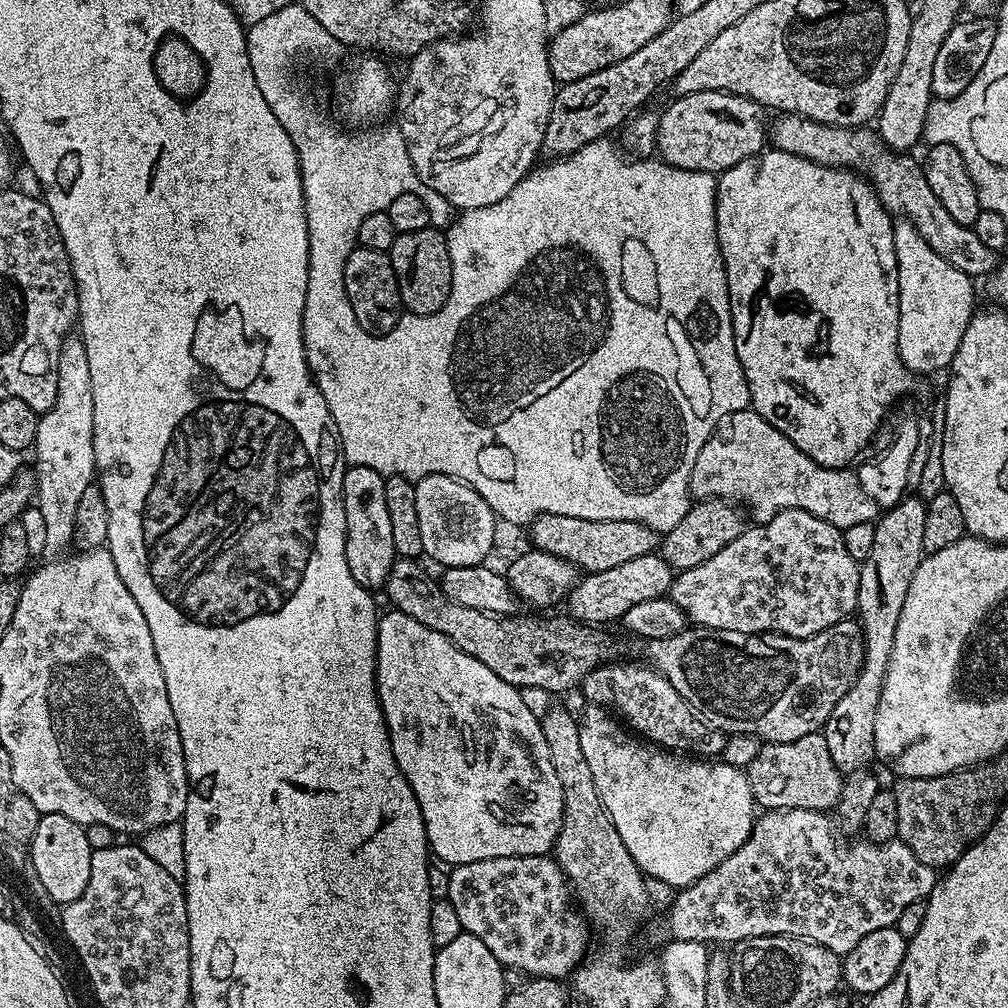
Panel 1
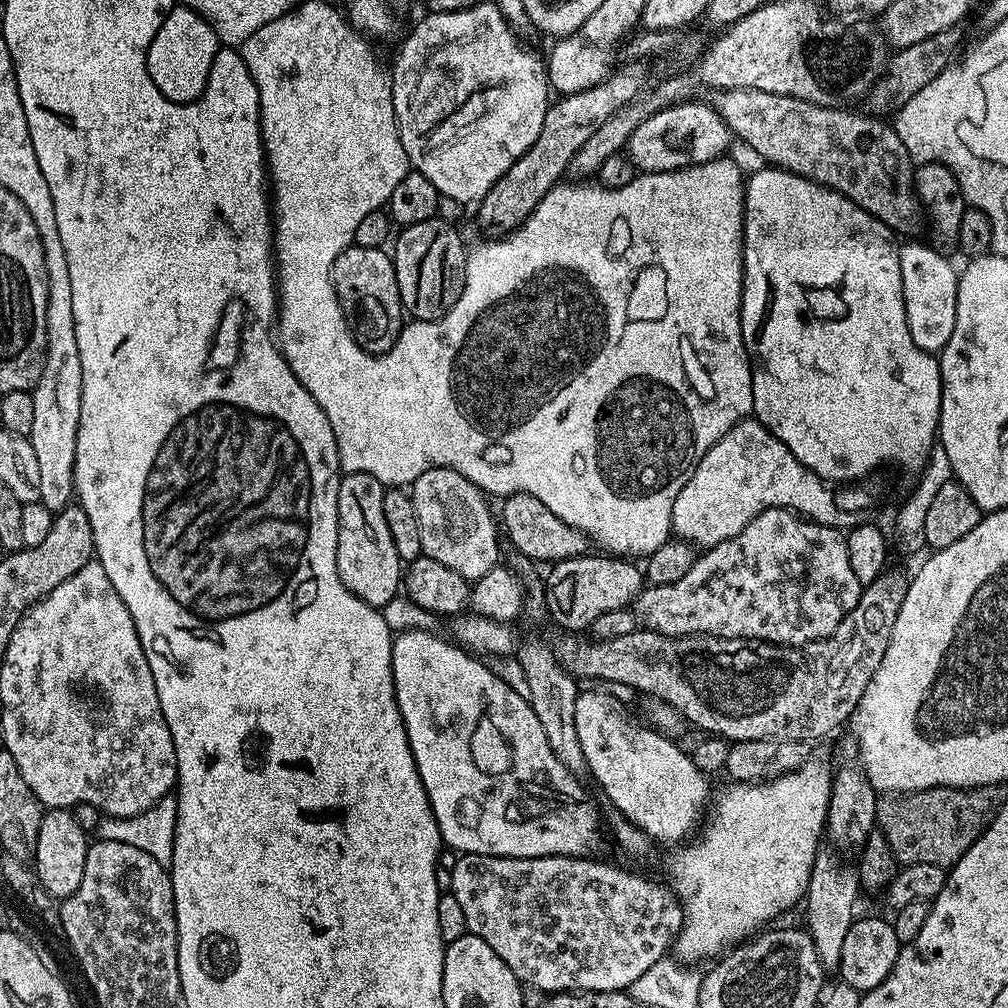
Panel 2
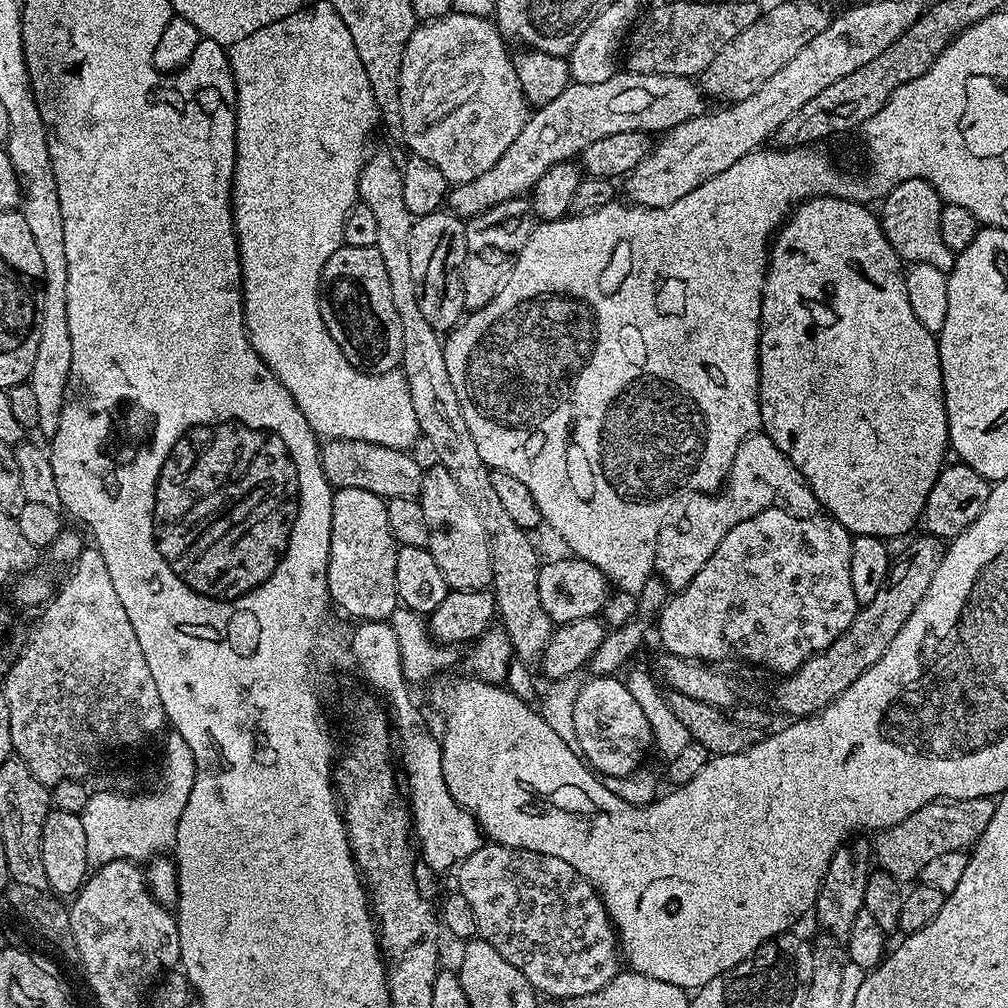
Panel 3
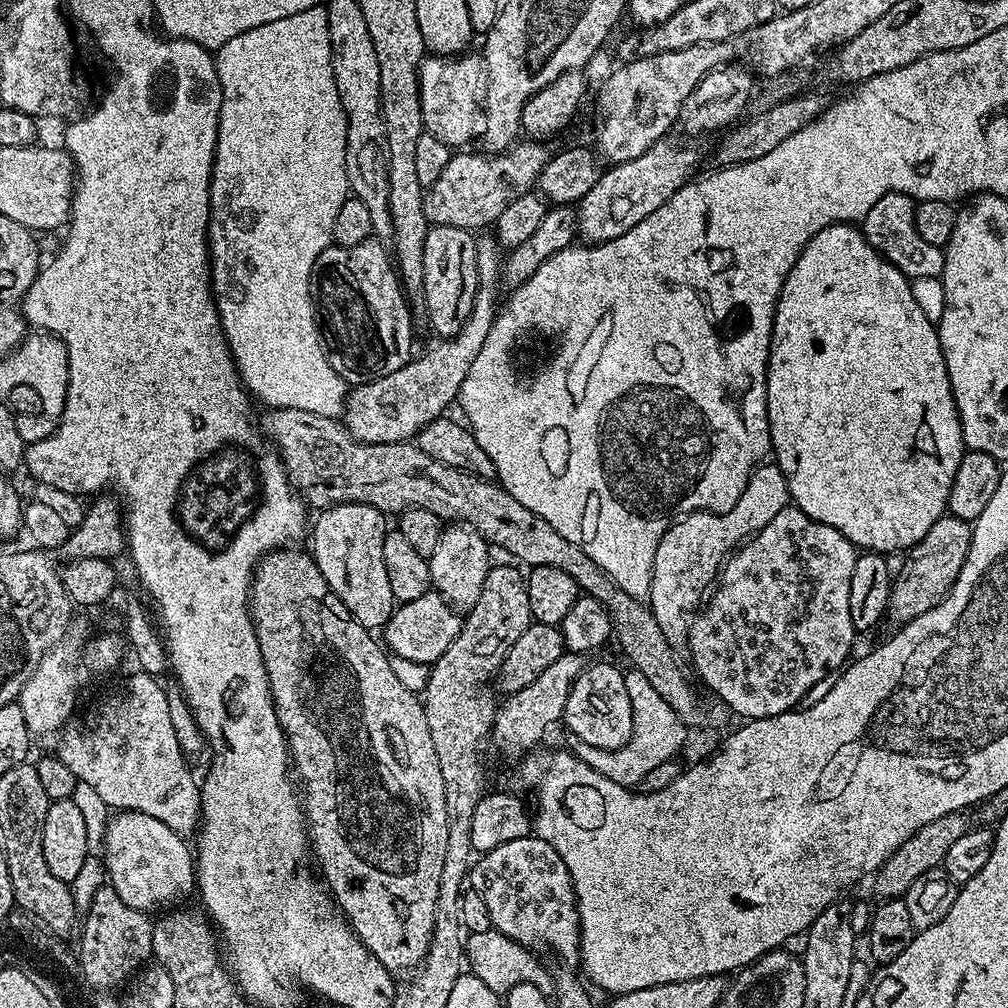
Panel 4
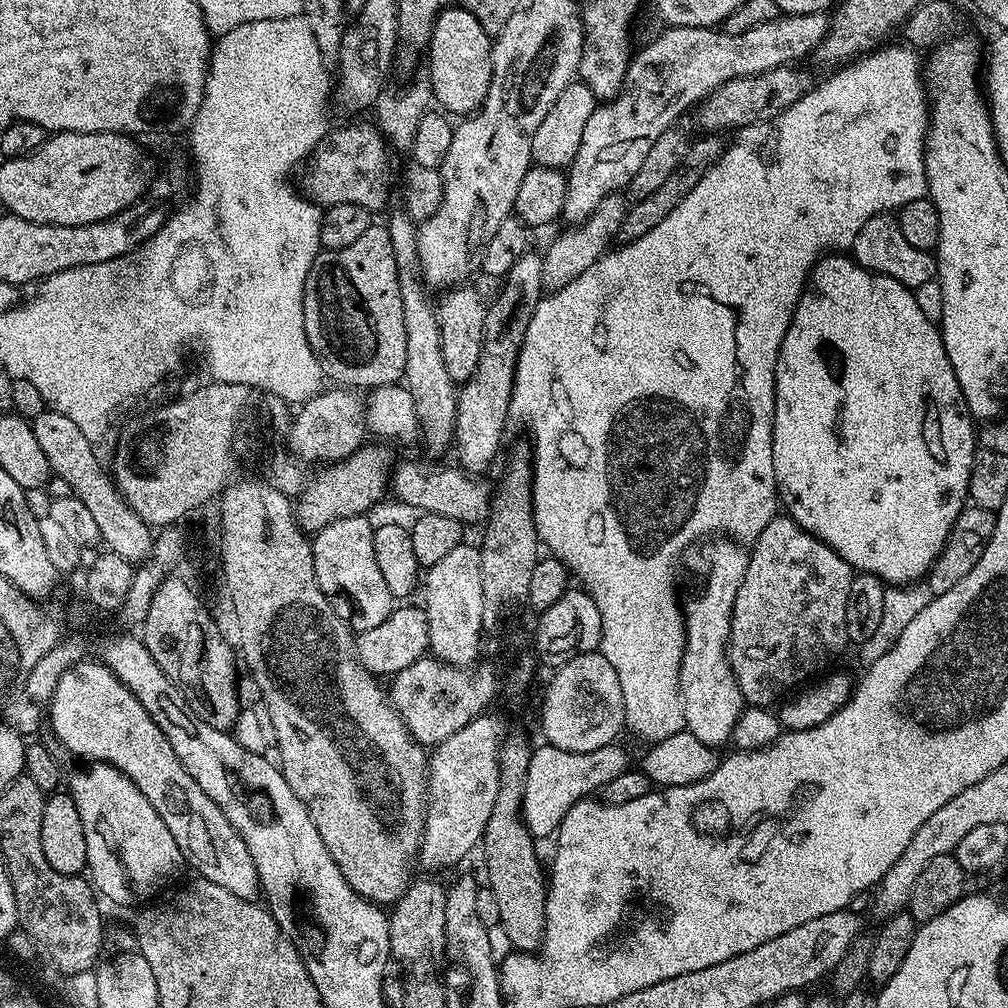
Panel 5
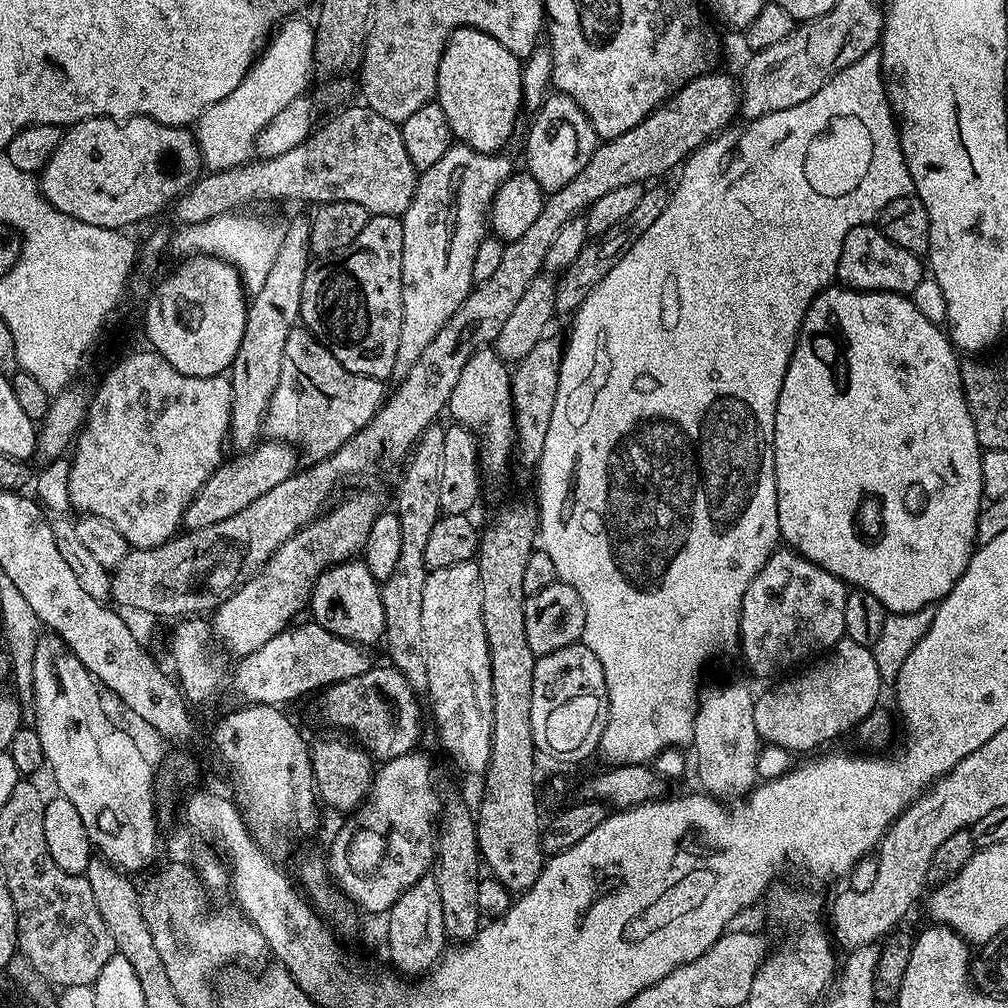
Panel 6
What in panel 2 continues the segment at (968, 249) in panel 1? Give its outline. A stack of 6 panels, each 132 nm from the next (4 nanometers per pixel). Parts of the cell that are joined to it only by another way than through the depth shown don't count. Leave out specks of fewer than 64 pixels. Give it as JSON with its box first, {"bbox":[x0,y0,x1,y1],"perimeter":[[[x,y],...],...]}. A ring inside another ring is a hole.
{"bbox":[710,88,922,234],"perimeter":[[[722,88],[713,91],[711,96],[710,103],[712,107],[715,108],[716,113],[727,122],[728,128],[731,129],[733,137],[735,137],[739,143],[741,140],[742,143],[749,144],[749,146],[752,147],[762,159],[764,159],[761,161],[763,161],[765,165],[782,168],[786,172],[793,172],[802,178],[812,180],[816,184],[826,186],[838,194],[850,198],[850,202],[862,206],[862,210],[866,210],[866,214],[878,218],[878,222],[885,224],[893,234],[901,234],[900,232],[916,232],[919,230],[920,220],[922,224],[922,209],[920,206],[920,199],[916,196],[916,187],[914,186],[914,178],[916,177],[914,161],[912,156],[906,150],[906,146],[902,146],[902,138],[898,138],[895,127],[893,127],[891,123],[885,122],[883,119],[877,118],[871,114],[865,114],[863,111],[861,111],[862,113],[852,112],[856,110],[849,110],[844,106],[827,108],[821,104],[799,100],[793,96],[766,94],[766,90],[754,90],[753,88],[750,90],[726,90],[725,88]]]}

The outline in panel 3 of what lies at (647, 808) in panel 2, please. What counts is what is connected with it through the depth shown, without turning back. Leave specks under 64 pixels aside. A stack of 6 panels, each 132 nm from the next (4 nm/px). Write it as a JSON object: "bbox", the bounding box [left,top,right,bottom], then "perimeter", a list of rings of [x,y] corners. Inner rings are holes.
{"bbox":[574,675,653,778],"perimeter":[[[619,675],[586,680],[574,702],[574,731],[583,759],[604,778],[629,777],[645,763],[644,755],[653,747],[651,726]]]}

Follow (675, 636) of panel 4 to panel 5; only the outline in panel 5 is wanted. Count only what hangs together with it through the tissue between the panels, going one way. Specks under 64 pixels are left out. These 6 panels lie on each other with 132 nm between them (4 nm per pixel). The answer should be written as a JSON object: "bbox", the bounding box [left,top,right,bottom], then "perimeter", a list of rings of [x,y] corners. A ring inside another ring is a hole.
{"bbox":[680,538,749,749],"perimeter":[[[712,538],[699,545],[700,557],[696,564],[700,568],[708,568],[704,572],[704,585],[697,596],[692,596],[683,605],[684,610],[684,653],[680,663],[680,701],[684,707],[684,726],[686,731],[694,734],[698,742],[719,749],[720,744],[728,744],[739,716],[744,712],[746,701],[742,690],[738,690],[738,682],[734,678],[734,670],[728,661],[728,639],[732,629],[734,614],[734,598],[738,598],[738,590],[742,590],[742,578],[746,578],[749,549],[731,538]]]}

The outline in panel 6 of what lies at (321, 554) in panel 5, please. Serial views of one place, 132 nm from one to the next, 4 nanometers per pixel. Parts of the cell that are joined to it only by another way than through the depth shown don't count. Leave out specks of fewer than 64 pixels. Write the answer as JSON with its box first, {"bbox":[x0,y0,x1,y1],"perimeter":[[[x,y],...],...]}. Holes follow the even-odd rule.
{"bbox":[310,562,384,646],"perimeter":[[[345,562],[328,568],[316,580],[310,597],[311,619],[330,634],[352,644],[369,646],[381,643],[384,634],[384,610],[380,597],[381,585],[363,562]]]}

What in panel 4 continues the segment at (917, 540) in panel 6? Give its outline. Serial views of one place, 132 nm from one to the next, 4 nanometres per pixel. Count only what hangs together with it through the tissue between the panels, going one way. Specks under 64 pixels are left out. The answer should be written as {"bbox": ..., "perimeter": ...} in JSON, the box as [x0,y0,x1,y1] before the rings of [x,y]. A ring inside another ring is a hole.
{"bbox":[768,223,966,554],"perimeter":[[[855,223],[831,224],[826,226],[826,230],[818,230],[818,234],[814,234],[814,238],[810,238],[810,242],[806,242],[802,254],[798,254],[798,262],[794,262],[794,266],[782,286],[780,295],[776,297],[776,313],[772,323],[772,345],[768,351],[768,429],[772,439],[770,452],[774,457],[774,463],[783,470],[784,476],[788,479],[788,494],[791,503],[795,507],[802,509],[810,518],[814,518],[823,524],[834,526],[834,530],[841,532],[851,544],[856,545],[857,549],[881,554],[910,549],[919,540],[926,538],[926,530],[930,530],[930,526],[934,526],[934,522],[938,522],[938,518],[948,512],[950,488],[954,486],[954,474],[958,474],[958,462],[962,462],[966,445],[962,434],[962,426],[960,425],[960,415],[956,409],[956,399],[950,386],[950,374],[946,370],[946,362],[942,354],[940,333],[937,325],[932,324],[930,318],[926,318],[926,314],[922,314],[922,309],[918,307],[918,302],[914,302],[914,294],[908,277],[903,276],[885,256],[880,256],[878,250],[874,250],[874,246],[870,246],[870,242],[866,242],[863,231]]]}

